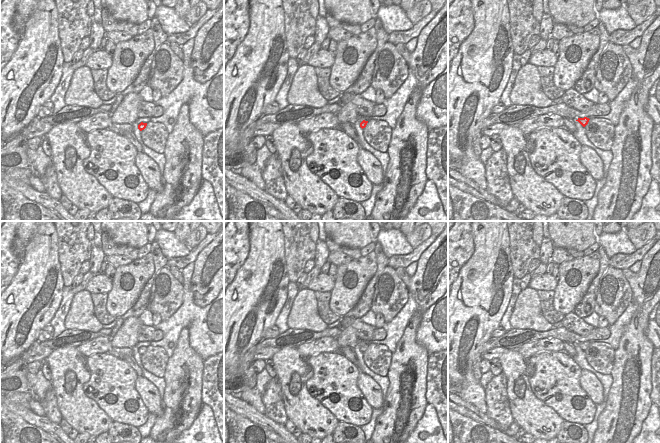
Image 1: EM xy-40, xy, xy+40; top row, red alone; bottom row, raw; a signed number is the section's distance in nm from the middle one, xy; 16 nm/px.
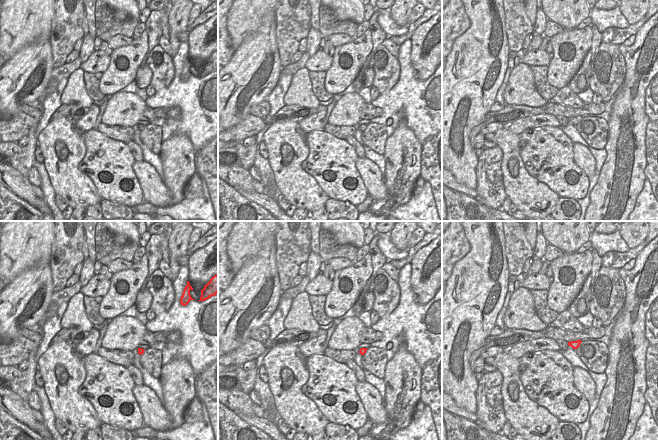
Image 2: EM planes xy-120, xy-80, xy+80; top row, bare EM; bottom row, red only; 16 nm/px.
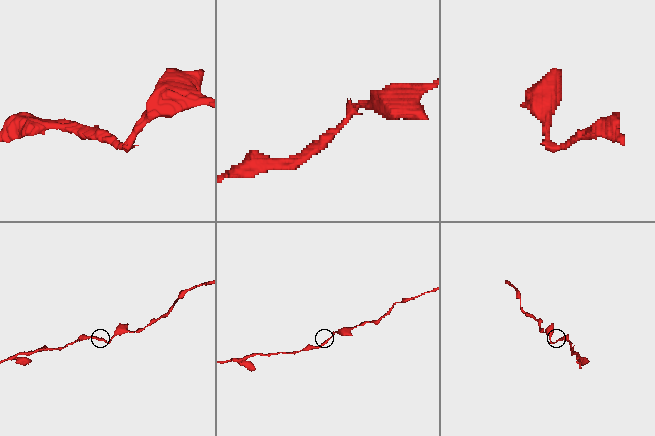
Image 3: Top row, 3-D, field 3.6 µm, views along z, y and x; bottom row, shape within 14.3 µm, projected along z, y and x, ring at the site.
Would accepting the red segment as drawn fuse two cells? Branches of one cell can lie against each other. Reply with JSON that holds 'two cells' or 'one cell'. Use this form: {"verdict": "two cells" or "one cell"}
{"verdict": "one cell"}

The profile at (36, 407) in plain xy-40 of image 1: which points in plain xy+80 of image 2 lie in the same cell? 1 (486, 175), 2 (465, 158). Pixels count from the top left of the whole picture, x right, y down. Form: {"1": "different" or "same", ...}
{"1": "different", "2": "same"}

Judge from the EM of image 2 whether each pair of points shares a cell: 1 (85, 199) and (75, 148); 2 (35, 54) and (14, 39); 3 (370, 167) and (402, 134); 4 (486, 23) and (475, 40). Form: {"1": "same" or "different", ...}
{"1": "same", "2": "different", "3": "different", "4": "same"}

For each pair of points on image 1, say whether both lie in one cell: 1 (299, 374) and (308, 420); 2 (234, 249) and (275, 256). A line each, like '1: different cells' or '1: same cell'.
1: same cell
2: different cells

